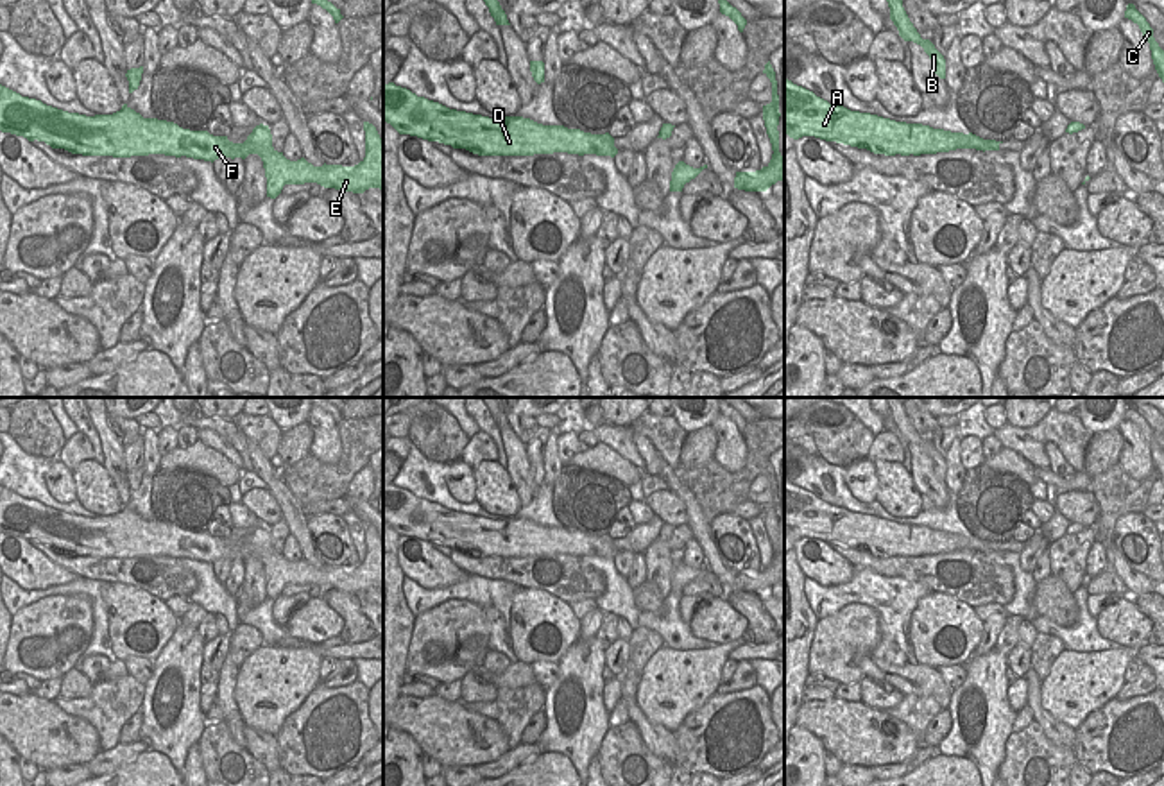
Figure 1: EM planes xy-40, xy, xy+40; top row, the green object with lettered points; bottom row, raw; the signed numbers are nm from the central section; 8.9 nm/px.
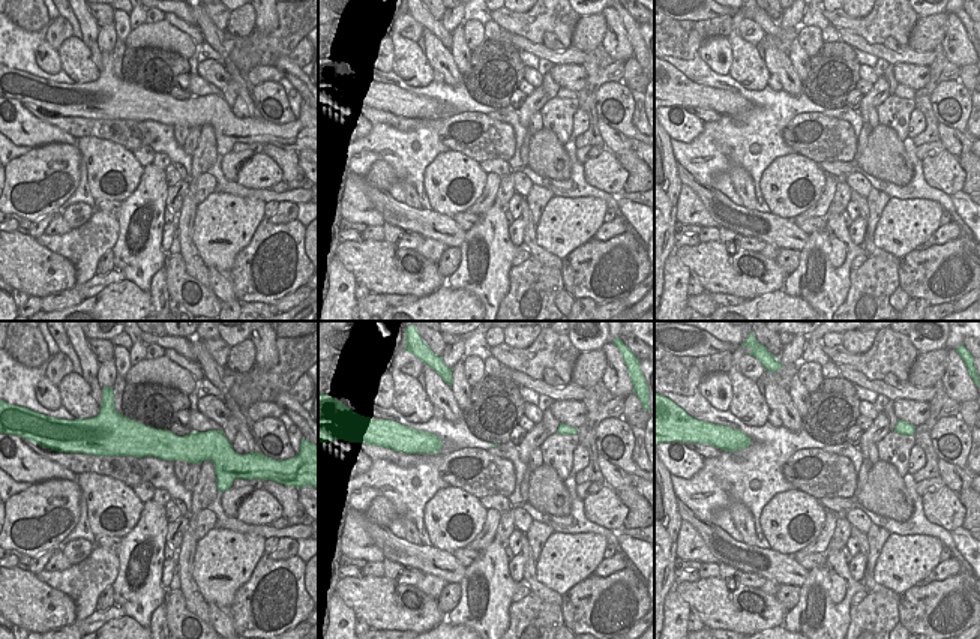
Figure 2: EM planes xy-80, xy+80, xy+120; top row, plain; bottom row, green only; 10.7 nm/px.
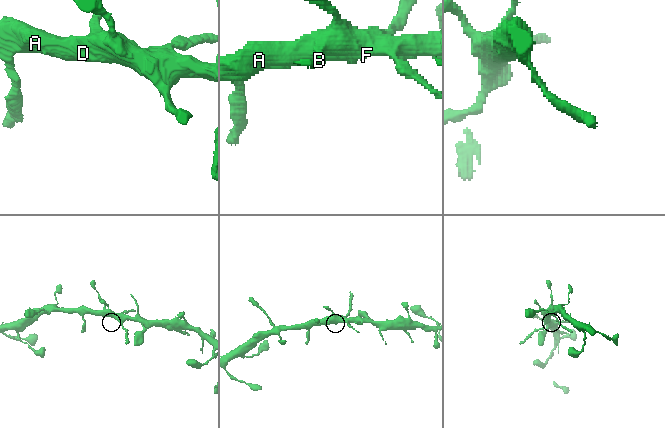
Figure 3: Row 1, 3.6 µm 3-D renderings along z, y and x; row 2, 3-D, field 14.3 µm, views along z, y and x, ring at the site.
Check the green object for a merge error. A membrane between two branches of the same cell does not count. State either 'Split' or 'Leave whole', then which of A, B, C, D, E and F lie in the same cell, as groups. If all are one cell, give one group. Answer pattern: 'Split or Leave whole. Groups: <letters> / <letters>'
Leave whole. Groups: A B C D E F

